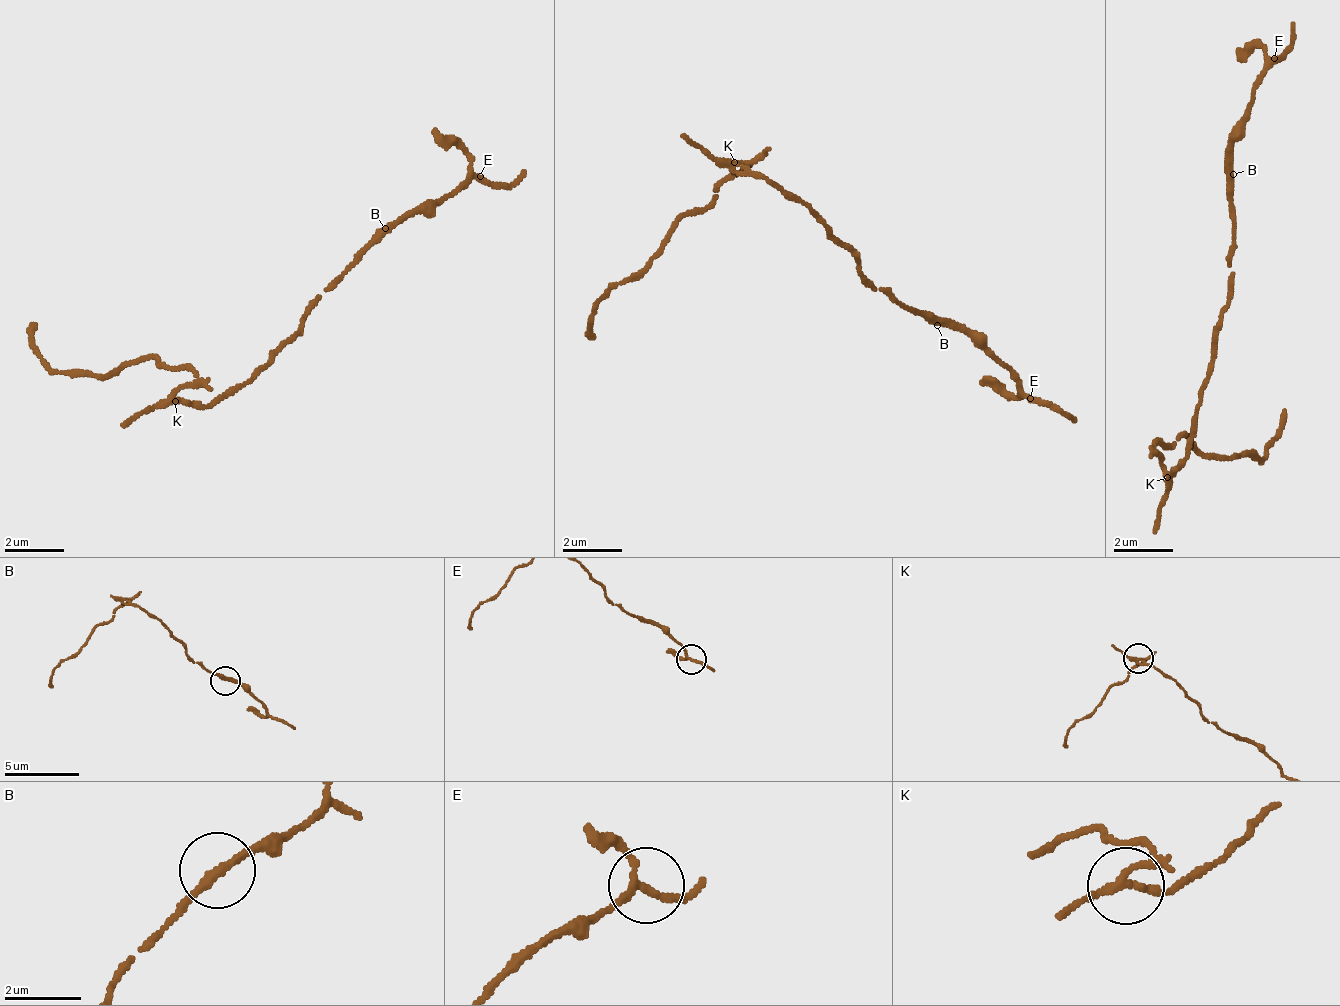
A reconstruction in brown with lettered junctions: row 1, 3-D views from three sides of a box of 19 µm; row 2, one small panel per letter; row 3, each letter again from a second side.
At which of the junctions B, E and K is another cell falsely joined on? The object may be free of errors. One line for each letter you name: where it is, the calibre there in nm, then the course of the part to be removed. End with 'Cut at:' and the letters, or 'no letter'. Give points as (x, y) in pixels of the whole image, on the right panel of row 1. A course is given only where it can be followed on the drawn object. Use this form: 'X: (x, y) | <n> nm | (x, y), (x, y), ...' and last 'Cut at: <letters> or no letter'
K: (1167, 477) | 180 nm | (1166, 476), (1152, 446), (1187, 435), (1237, 460), (1257, 458), (1286, 414)
Cut at: K

